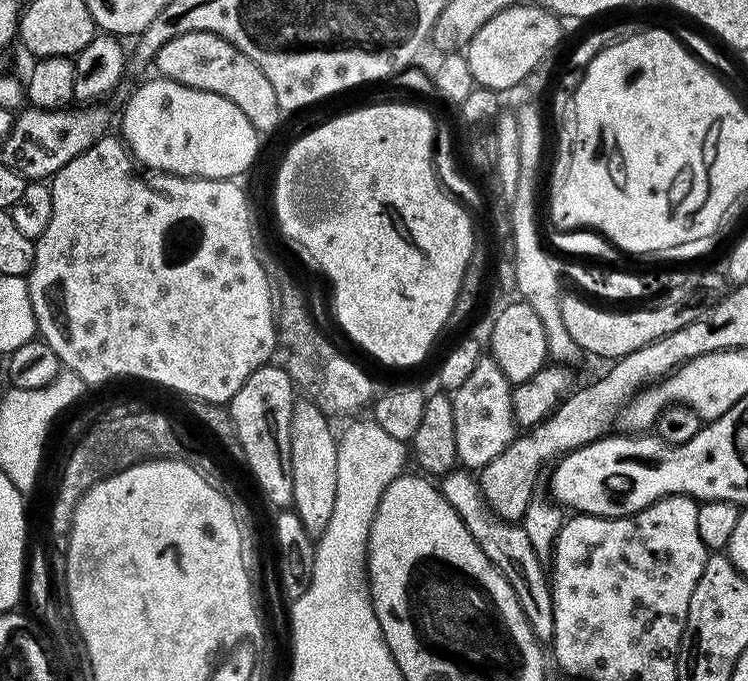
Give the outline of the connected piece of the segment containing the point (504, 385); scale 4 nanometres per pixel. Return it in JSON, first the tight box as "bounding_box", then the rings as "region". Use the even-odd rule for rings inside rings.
{"bounding_box":[452,355,518,470],"region":[[[481,355],[478,366],[470,373],[470,378],[462,382],[452,393],[454,406],[454,434],[458,438],[457,461],[465,469],[479,470],[486,466],[518,435],[518,425],[512,405],[513,384],[508,376],[493,360],[491,355]]]}

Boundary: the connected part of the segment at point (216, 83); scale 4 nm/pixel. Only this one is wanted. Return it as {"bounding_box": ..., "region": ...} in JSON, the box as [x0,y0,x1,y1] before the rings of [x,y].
{"bounding_box":[154,32,282,133],"region":[[[191,32],[182,34],[162,50],[158,50],[154,61],[161,77],[173,80],[179,84],[185,84],[198,90],[206,90],[234,102],[250,118],[250,122],[256,128],[257,133],[272,132],[280,124],[282,109],[278,98],[274,98],[274,86],[242,50],[238,50],[230,42],[226,42],[218,34],[213,32]]]}

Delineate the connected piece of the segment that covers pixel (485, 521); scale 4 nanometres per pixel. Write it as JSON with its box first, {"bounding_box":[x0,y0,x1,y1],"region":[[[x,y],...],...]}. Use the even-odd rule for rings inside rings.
{"bounding_box":[439,470,554,641],"region":[[[453,470],[445,472],[439,477],[440,493],[450,502],[450,506],[462,518],[462,522],[470,530],[474,542],[494,562],[494,566],[506,578],[510,590],[514,590],[514,598],[518,598],[518,606],[522,606],[522,614],[530,622],[530,626],[537,640],[551,641],[554,634],[554,606],[552,605],[552,585],[546,573],[546,564],[539,560],[534,552],[526,530],[519,523],[511,520],[502,520],[493,512],[483,496],[480,494],[480,485],[477,477],[468,470]]]}

